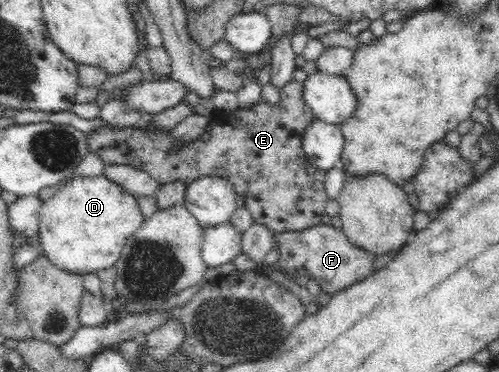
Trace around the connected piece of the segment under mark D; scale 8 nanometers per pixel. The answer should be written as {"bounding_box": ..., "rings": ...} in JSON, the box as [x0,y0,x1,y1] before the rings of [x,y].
{"bounding_box":[38,174,145,274],"rings":[[[103,174],[67,179],[48,200],[42,201],[38,242],[41,253],[55,267],[76,274],[96,273],[119,259],[127,238],[145,221],[136,197]]]}

